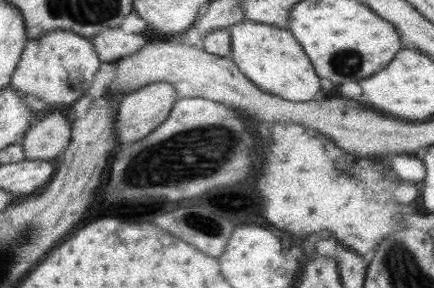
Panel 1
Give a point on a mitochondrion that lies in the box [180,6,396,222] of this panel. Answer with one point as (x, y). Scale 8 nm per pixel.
(346, 61)

